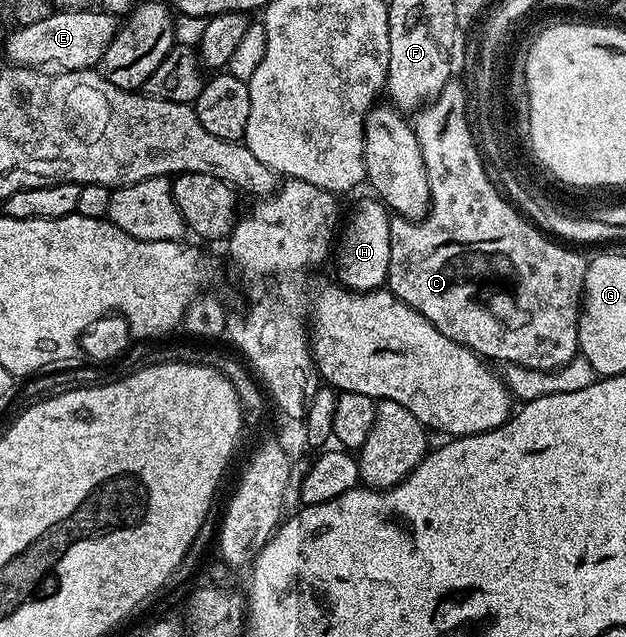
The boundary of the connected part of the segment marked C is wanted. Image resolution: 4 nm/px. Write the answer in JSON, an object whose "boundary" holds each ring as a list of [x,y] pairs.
{"boundary":[[[453,78],[449,80],[448,85],[435,96],[432,103],[427,105],[416,118],[414,127],[418,138],[418,146],[422,150],[422,162],[426,162],[426,174],[430,182],[432,202],[428,205],[428,215],[419,222],[407,220],[405,216],[393,215],[391,217],[389,222],[390,266],[386,283],[387,291],[394,293],[402,302],[406,302],[406,306],[418,310],[418,314],[422,314],[422,318],[426,318],[434,327],[442,330],[442,334],[446,334],[446,338],[466,346],[485,361],[504,360],[503,363],[505,365],[517,364],[523,368],[546,370],[547,372],[566,366],[578,355],[580,347],[578,342],[578,322],[580,321],[580,305],[584,295],[584,279],[588,269],[588,260],[585,257],[580,257],[575,252],[577,250],[575,247],[565,246],[563,243],[553,239],[551,235],[541,231],[529,219],[521,215],[506,199],[505,193],[493,184],[484,166],[484,157],[481,156],[477,137],[474,135],[474,124],[470,119],[468,93],[465,92],[465,86],[459,79]]]}

